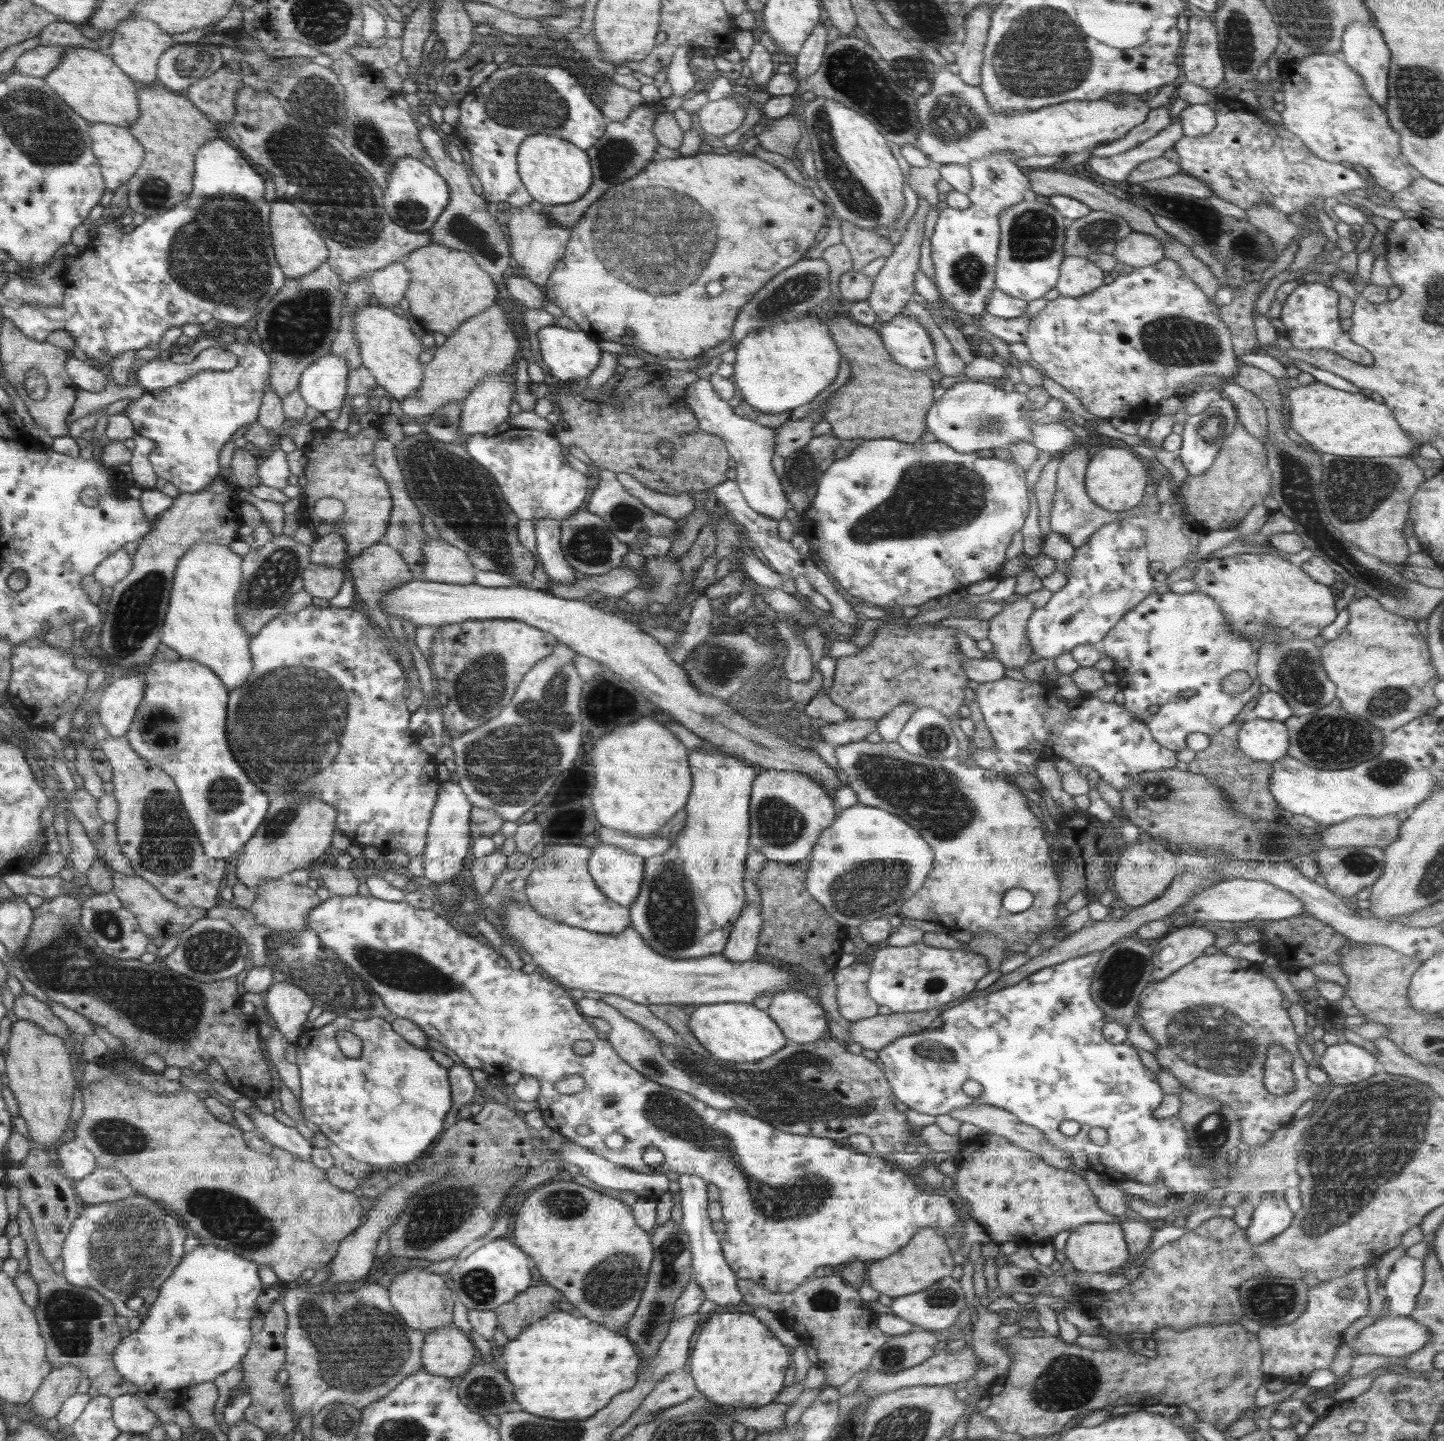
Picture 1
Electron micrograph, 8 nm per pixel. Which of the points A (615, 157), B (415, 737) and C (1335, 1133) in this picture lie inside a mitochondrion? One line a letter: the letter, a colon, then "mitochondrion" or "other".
A: mitochondrion
B: other
C: mitochondrion

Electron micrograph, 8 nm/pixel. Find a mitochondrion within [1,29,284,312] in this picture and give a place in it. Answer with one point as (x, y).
(154, 191)

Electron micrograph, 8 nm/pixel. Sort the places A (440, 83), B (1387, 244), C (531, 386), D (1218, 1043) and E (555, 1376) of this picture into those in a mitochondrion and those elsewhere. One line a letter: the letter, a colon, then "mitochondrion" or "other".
A: other
B: other
C: other
D: mitochondrion
E: other

